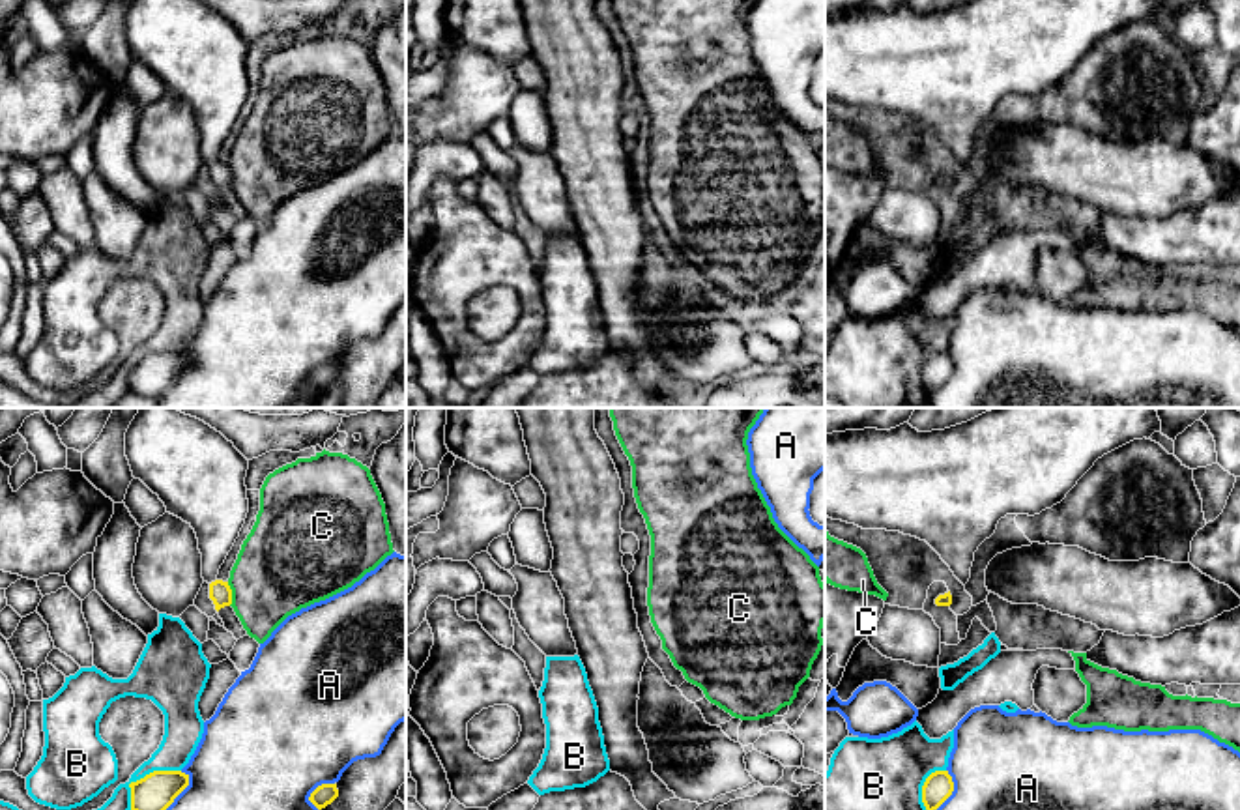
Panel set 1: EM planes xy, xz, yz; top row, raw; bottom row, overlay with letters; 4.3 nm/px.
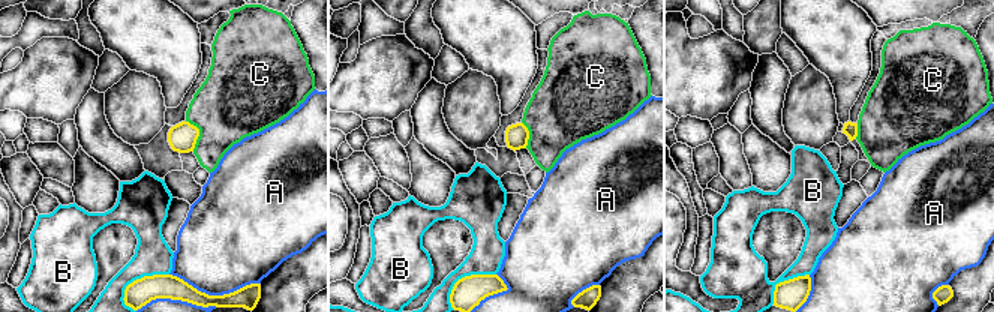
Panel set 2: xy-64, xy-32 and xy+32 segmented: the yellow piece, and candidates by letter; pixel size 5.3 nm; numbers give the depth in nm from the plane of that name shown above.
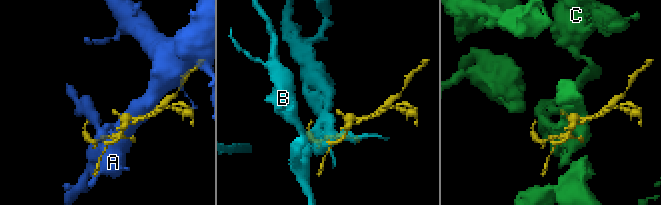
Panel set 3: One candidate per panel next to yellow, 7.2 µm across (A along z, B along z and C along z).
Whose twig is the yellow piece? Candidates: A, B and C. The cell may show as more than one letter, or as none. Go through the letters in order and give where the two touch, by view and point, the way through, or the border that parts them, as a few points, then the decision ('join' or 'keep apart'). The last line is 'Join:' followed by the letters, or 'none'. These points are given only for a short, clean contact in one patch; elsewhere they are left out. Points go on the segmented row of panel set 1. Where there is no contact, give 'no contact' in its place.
A: contact xy (182, 790); keep apart
B: contact xy (144, 777); keep apart
C: contact xy (230, 593); keep apart
Join: none

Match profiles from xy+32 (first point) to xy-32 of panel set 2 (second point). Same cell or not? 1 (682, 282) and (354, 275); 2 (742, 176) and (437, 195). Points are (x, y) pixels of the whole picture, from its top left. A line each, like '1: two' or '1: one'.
1: two
2: two

